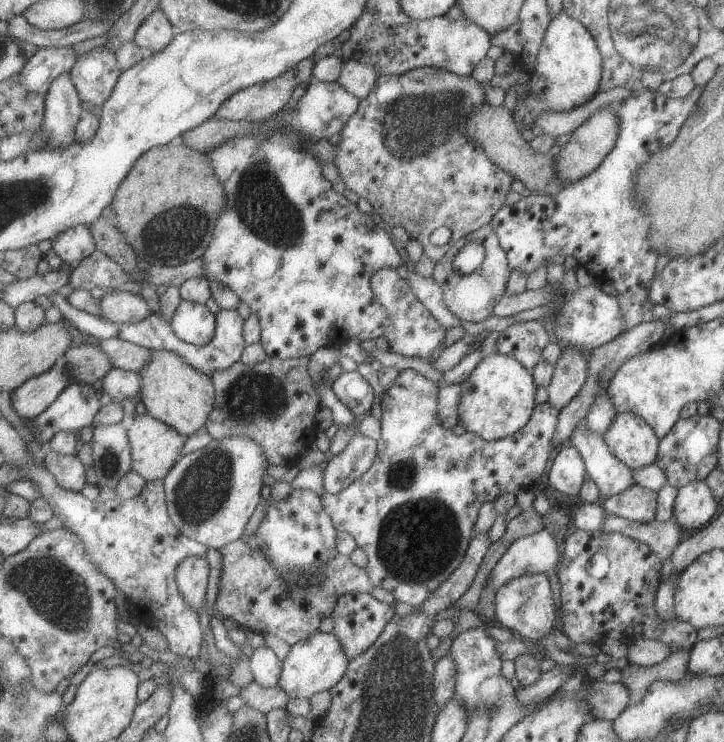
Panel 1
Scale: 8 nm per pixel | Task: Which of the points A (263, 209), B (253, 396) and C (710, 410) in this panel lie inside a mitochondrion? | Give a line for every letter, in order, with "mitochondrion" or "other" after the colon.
A: mitochondrion
B: mitochondrion
C: other

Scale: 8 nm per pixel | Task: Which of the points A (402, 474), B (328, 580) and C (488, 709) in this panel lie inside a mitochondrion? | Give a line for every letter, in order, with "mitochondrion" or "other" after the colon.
A: mitochondrion
B: mitochondrion
C: mitochondrion

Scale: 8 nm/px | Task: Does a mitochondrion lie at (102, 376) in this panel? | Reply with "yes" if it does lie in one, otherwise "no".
no

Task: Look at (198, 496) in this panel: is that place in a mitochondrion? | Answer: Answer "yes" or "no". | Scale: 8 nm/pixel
yes

